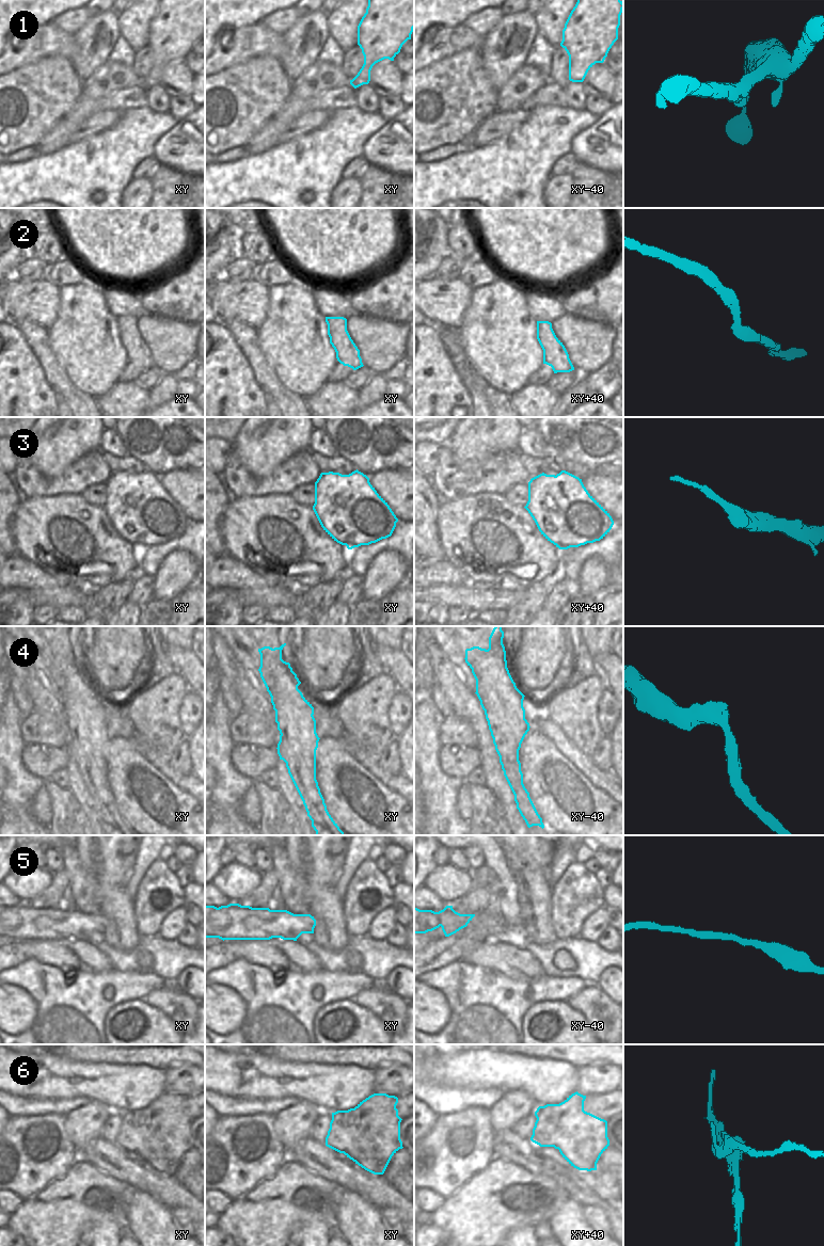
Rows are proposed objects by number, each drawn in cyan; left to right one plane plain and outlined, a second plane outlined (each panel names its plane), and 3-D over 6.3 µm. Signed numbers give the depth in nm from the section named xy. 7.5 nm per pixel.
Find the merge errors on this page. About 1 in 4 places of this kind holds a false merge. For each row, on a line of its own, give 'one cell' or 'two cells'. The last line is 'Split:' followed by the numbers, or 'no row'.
1: one cell
2: one cell
3: two cells
4: two cells
5: one cell
6: two cells
Split: 3, 4, 6

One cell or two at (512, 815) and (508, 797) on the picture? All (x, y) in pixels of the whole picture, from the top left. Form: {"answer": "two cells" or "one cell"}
{"answer": "two cells"}

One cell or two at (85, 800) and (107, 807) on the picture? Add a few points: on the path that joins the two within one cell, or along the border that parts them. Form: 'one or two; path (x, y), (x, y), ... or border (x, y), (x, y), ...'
one; path (91, 800), (101, 801)

